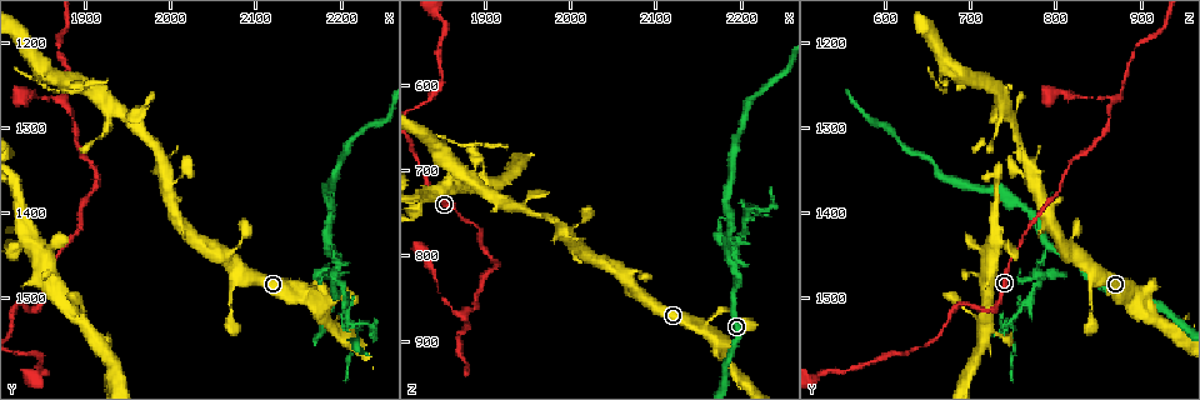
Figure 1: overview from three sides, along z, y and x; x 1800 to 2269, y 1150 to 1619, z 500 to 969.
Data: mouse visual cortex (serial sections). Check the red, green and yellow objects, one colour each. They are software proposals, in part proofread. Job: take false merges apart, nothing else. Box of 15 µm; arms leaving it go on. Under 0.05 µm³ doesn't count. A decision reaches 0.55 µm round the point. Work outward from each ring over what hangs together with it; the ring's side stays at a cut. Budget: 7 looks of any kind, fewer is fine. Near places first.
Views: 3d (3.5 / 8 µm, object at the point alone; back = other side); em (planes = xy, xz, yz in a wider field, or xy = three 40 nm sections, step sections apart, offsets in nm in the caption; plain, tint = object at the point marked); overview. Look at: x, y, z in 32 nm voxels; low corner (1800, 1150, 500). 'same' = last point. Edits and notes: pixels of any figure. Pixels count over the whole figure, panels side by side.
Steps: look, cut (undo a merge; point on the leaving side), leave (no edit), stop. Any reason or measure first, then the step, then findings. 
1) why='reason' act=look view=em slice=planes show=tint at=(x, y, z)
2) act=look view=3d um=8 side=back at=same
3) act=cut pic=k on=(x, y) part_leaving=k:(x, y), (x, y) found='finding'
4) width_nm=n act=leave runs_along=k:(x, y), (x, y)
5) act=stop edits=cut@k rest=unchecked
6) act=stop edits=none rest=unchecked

why='sharp bend' act=look view=em slice=xy step=2 show=tint at=(1850, 1235, 670)

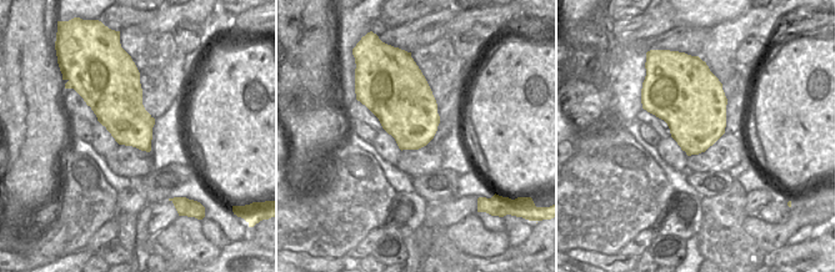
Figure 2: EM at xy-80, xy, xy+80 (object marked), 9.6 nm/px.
why='see where the arms go' act=look view=3d um=3.5 at=same

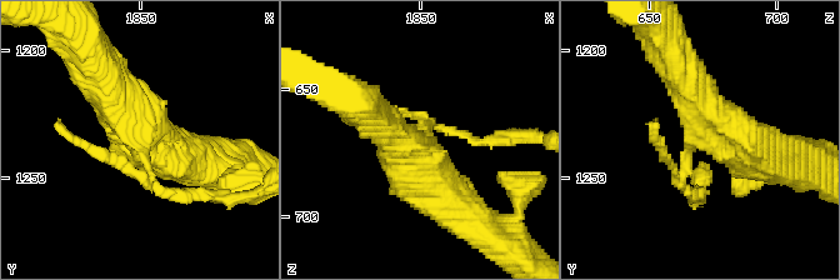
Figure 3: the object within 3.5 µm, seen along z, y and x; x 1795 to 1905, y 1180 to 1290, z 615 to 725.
arm_widths_nm=100,500,600 act=cut pic=3 on=(191, 193) part_leaving=3:(151, 174), (171, 193), (259, 193) found='a second cell is stuck on'

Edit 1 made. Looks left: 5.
why='see it whole again' act=look view=overview

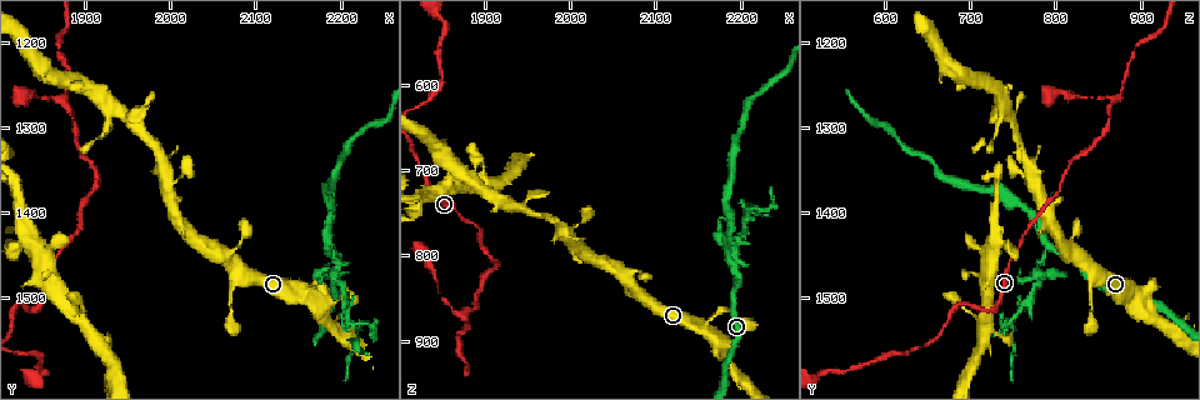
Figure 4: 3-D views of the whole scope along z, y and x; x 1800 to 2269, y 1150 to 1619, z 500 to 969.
why='three-way junction' act=look view=3d um=8 side=back at=(1875, 1270, 865)

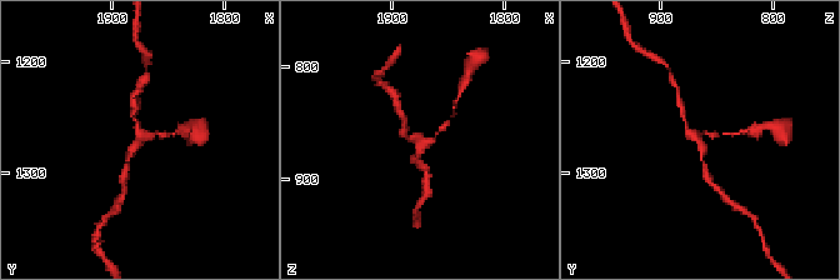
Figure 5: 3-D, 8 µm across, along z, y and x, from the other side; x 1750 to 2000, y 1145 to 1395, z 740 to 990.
why='closer look' act=look view=3d um=3.5 at=(1876, 1270, 866)

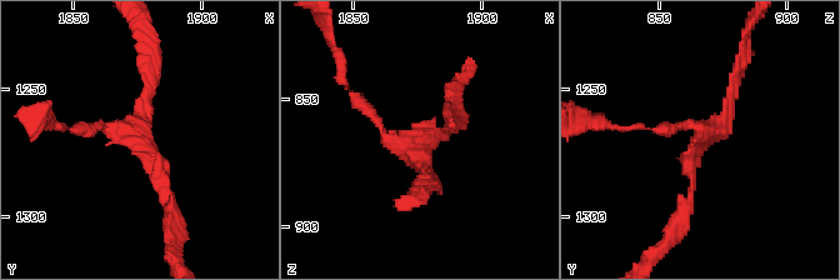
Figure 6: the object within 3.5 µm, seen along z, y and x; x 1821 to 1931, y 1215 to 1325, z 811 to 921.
why='now the EM' act=look view=em slice=xy step=1 show=tint at=(1875, 1269, 868)

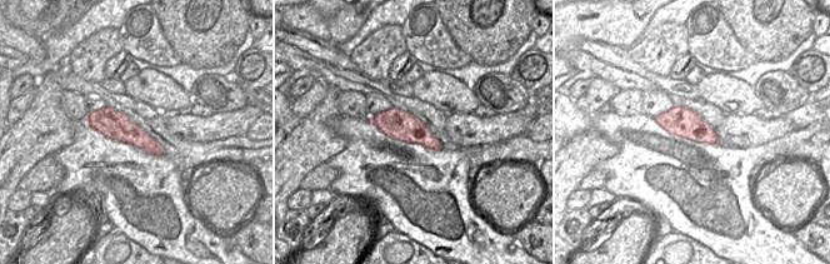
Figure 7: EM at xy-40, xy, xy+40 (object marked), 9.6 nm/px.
arm_widths_nm=100,100,100 act=leave runs_along=6:(170, 210), (139, 138), (78, 130) found='all the same cell'

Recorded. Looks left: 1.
act=stop edits=cut@3 rest=unchecked

